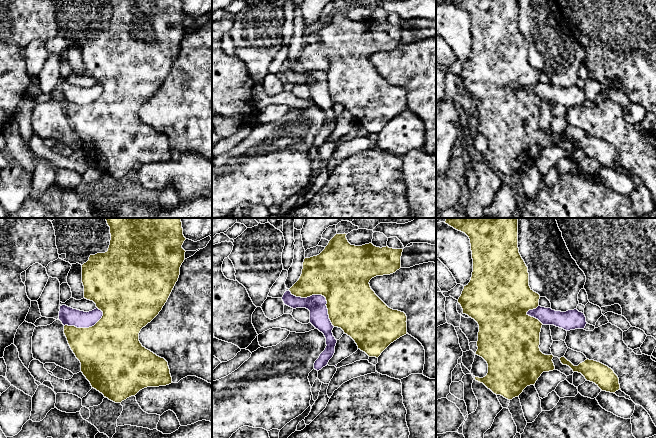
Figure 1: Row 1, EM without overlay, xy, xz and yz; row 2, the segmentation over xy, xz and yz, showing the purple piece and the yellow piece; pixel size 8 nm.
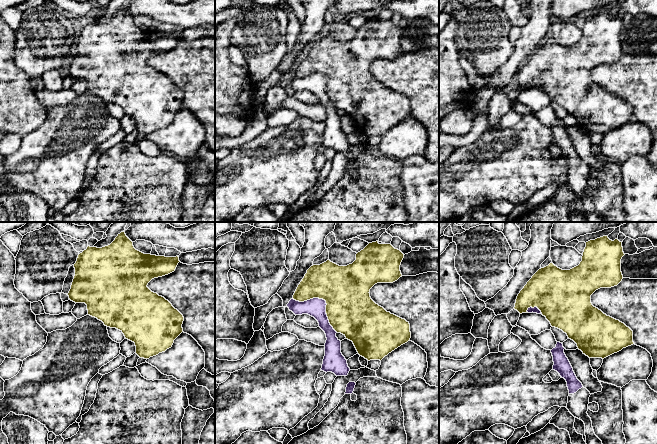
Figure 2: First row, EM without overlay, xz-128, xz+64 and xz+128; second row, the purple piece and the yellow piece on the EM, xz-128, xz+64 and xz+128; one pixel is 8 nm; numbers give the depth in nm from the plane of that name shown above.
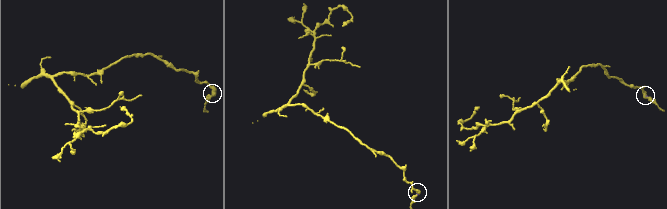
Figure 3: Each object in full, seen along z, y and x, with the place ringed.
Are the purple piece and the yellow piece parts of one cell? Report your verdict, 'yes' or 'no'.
no

